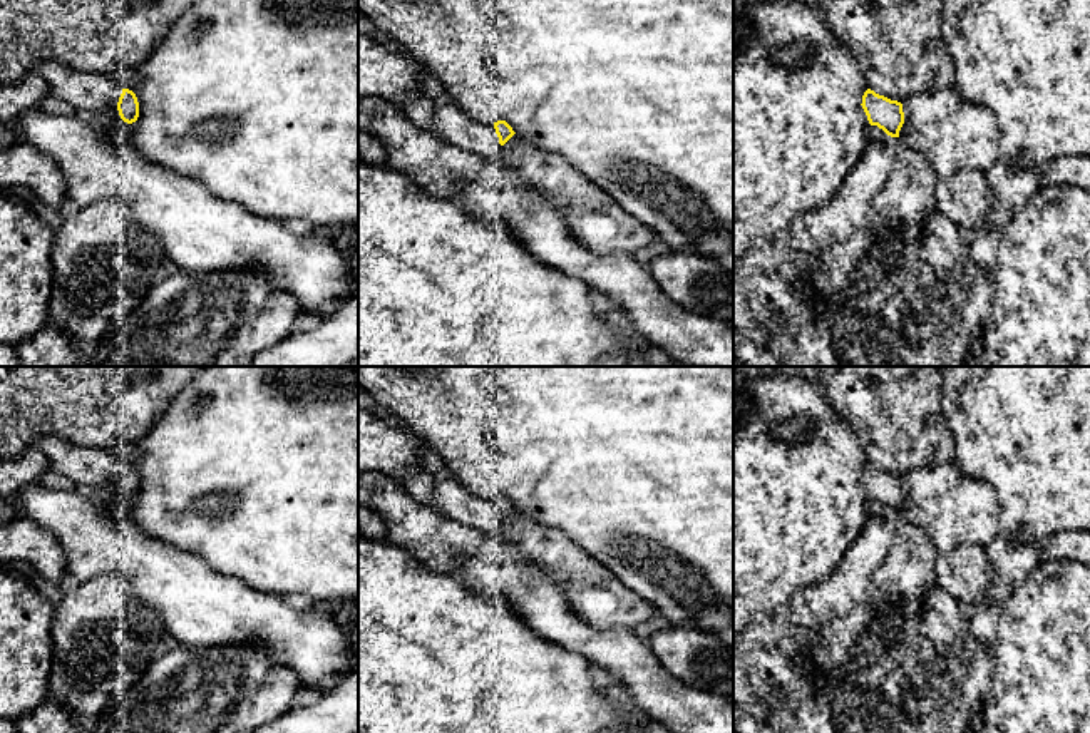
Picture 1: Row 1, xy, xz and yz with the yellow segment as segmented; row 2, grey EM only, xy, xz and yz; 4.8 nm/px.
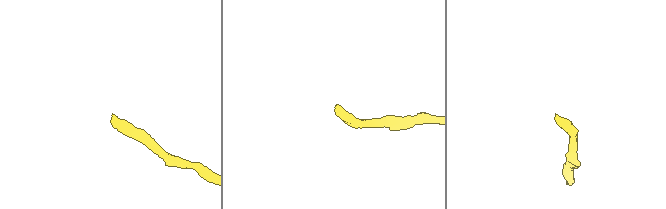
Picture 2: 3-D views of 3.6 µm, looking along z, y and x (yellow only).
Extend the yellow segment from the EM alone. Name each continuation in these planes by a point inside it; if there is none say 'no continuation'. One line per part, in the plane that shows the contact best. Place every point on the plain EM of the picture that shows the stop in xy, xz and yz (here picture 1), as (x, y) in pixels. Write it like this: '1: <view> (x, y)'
1: xz (451, 499)

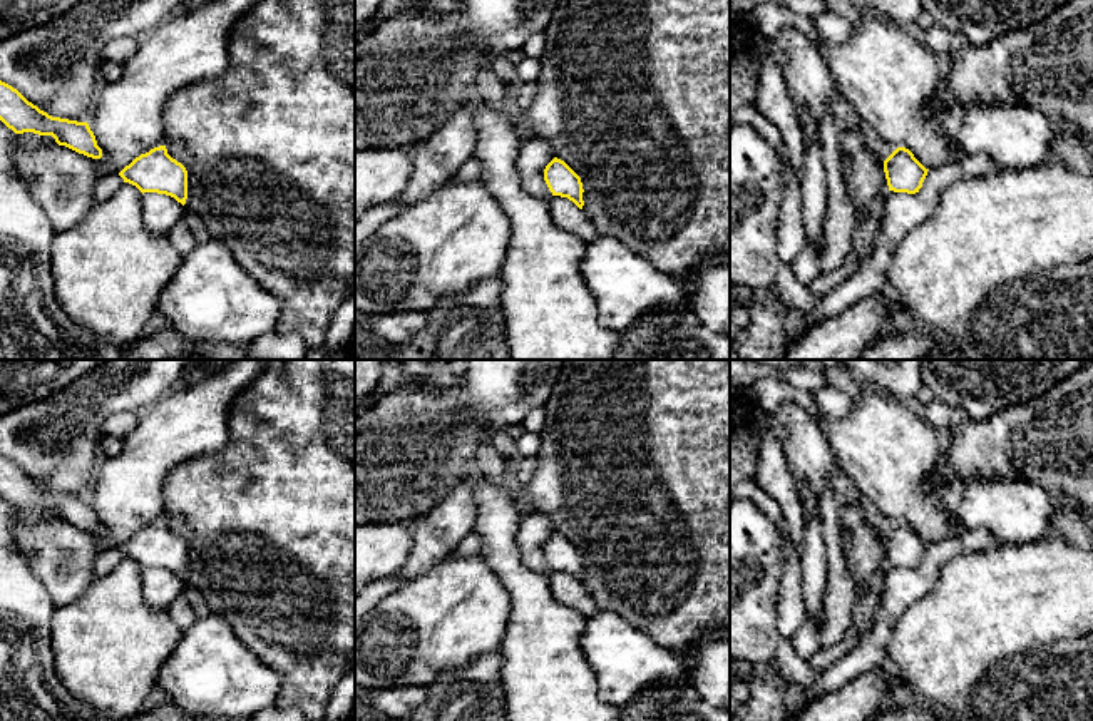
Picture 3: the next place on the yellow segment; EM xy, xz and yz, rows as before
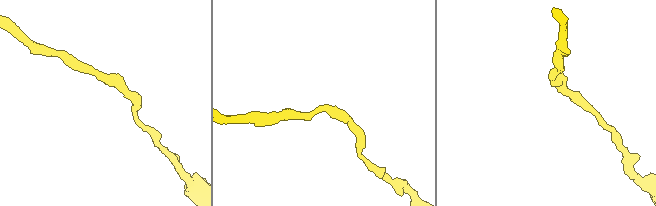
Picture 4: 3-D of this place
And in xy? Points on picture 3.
no continuation

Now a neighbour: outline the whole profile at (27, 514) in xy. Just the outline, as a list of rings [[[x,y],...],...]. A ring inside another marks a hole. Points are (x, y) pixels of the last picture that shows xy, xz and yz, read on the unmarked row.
[[[33,507],[17,509],[15,522],[44,522],[59,520],[52,510],[38,510]]]

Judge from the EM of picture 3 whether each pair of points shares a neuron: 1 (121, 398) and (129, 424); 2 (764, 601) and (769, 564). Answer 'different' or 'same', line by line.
1: different
2: same

